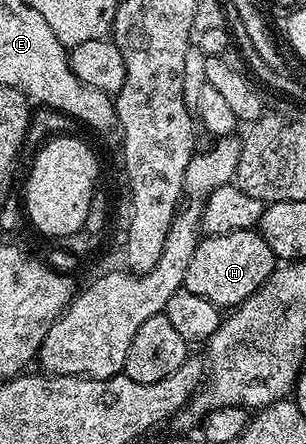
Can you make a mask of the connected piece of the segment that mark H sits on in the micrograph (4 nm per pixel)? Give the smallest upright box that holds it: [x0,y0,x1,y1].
[184,230,279,309]

